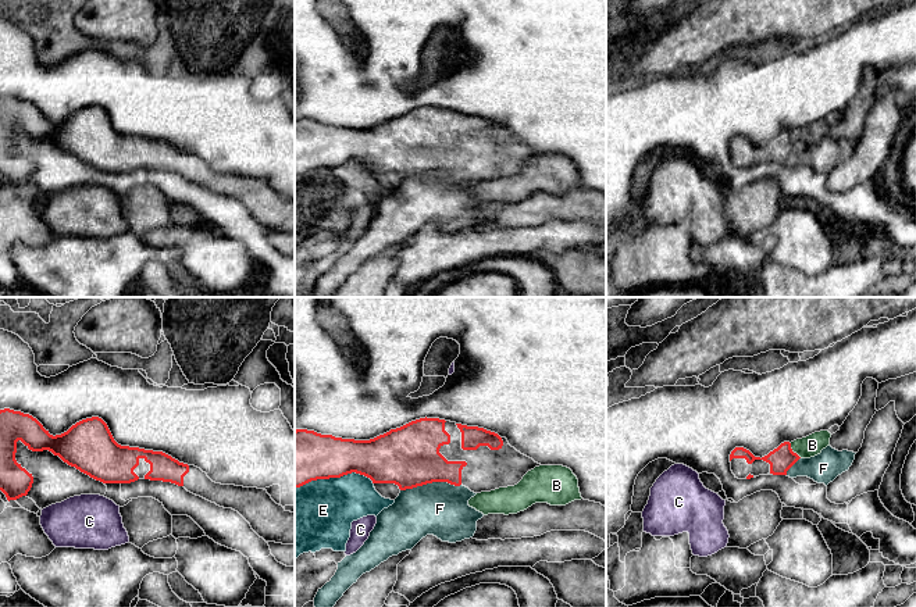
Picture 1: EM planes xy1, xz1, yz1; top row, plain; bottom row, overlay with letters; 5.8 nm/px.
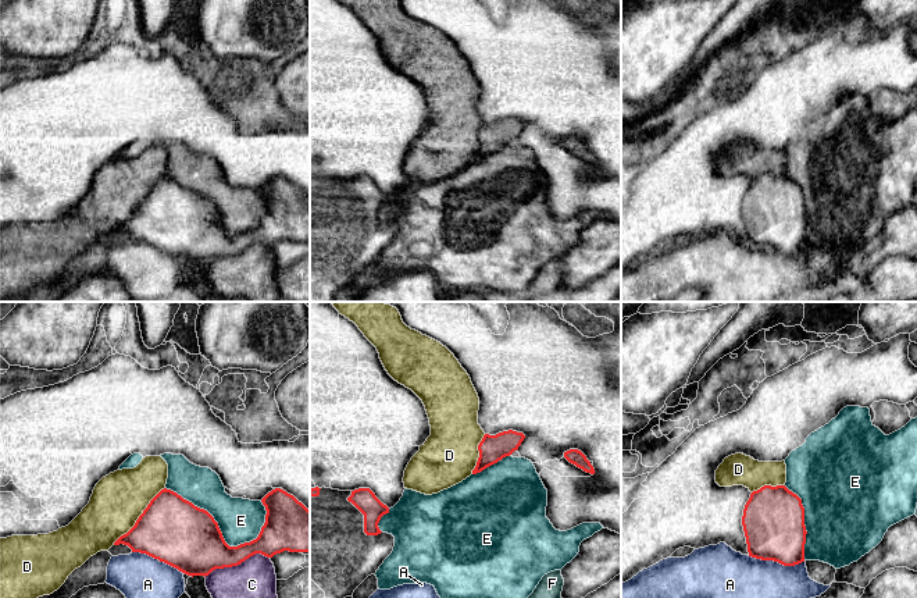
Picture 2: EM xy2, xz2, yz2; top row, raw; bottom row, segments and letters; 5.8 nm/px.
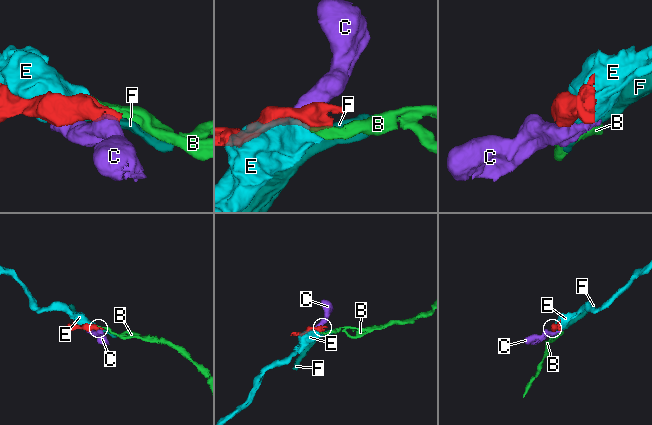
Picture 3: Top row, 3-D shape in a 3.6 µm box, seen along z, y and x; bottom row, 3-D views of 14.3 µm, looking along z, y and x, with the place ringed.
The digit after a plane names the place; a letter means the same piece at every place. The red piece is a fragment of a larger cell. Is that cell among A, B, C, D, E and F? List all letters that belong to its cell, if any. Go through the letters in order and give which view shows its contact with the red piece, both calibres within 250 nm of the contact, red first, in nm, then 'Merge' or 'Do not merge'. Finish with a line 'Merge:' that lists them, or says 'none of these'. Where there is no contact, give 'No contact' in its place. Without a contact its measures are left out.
A: Touches red in yz2. Thickness 360 nm (red) against 380 nm. Do not merge
B: Touches red in yz1. Thickness 140 nm (red) against 120 nm. Do not merge
C: Touches red in xy2. Thickness 320 nm (red) against 280 nm. Do not merge
D: Touches red in xy2. Thickness 380 nm (red) against 300 nm. Do not merge
E: Touches red in xy2. Thickness 380 nm (red) against 260 nm. Do not merge
F: Touches red in xz1. Thickness 360 nm (red) against 320 nm. Do not merge
Merge: none of these

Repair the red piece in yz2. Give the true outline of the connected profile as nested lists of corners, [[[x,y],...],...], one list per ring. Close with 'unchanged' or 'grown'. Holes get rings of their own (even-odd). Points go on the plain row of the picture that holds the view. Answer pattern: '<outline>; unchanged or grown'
[[[785,174],[753,179],[743,197],[742,214],[749,245],[784,254],[804,250],[804,196]]]; unchanged

